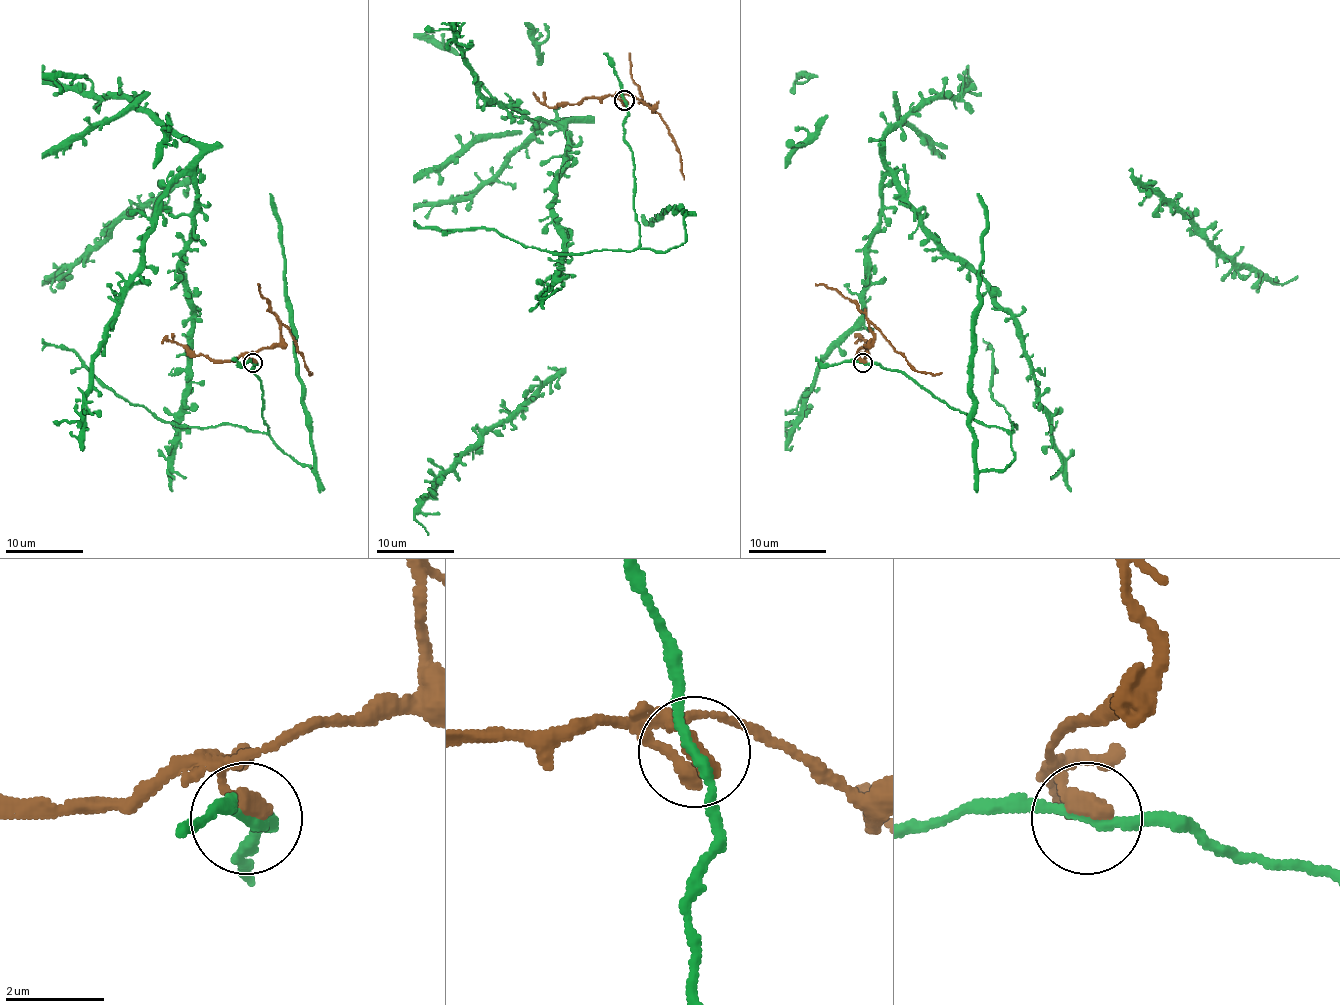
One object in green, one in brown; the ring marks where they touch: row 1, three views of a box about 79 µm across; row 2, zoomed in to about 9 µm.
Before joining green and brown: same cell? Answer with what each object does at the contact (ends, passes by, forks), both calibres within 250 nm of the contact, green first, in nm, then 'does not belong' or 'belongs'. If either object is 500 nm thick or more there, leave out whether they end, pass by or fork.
green passes by; brown ends there; 180 nm thick on the green side, 400 nm on the other; does not belong

